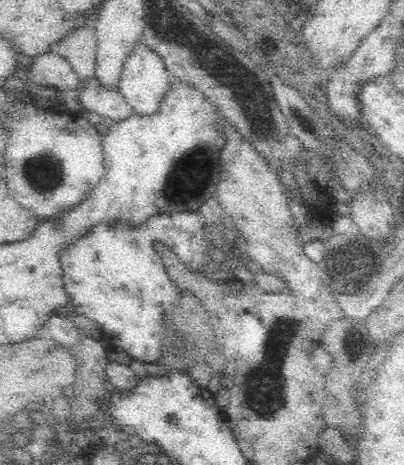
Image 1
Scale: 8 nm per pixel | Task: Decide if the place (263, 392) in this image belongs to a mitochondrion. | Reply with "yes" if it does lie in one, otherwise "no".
yes

